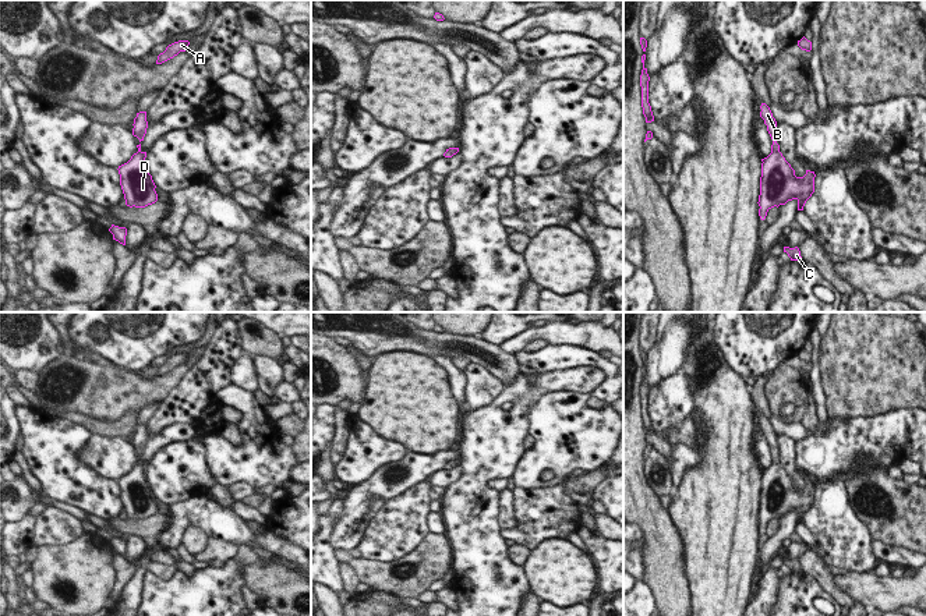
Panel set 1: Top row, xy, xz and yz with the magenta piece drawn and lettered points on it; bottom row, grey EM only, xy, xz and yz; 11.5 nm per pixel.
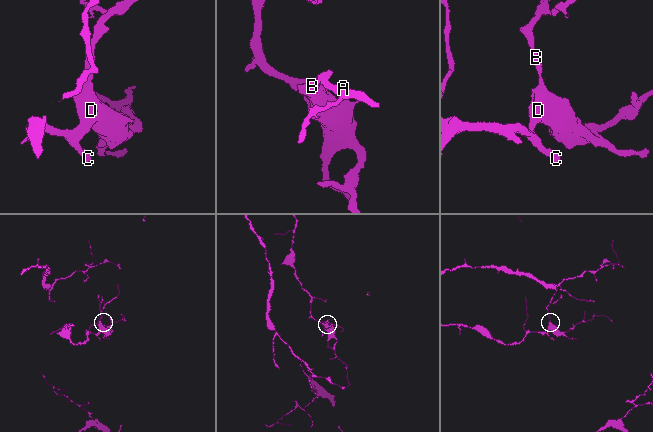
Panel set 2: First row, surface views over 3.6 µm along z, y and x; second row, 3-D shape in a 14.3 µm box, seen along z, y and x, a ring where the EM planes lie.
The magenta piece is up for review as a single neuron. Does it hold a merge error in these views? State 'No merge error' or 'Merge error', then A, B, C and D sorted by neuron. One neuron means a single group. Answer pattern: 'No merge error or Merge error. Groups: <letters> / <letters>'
No merge error. Groups: A B C D

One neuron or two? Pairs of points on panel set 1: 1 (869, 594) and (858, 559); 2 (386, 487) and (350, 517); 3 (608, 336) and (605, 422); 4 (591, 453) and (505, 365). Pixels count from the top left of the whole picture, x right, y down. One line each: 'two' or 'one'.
1: two
2: one
3: two
4: two

